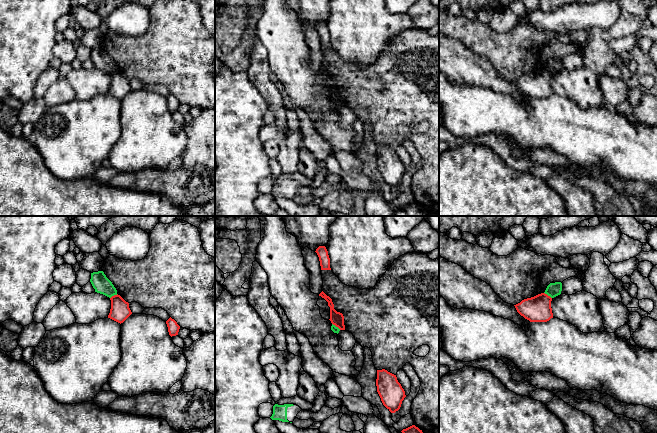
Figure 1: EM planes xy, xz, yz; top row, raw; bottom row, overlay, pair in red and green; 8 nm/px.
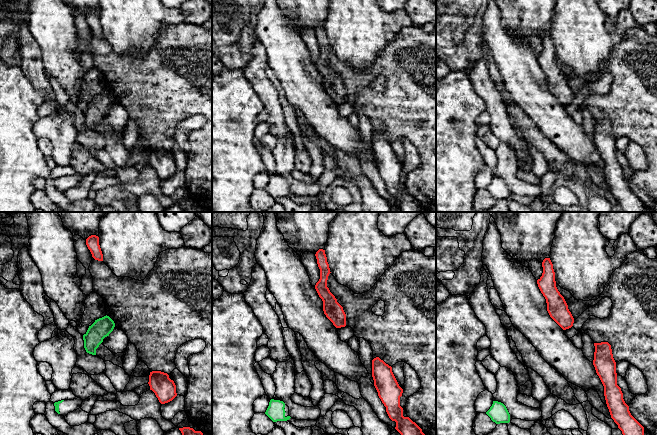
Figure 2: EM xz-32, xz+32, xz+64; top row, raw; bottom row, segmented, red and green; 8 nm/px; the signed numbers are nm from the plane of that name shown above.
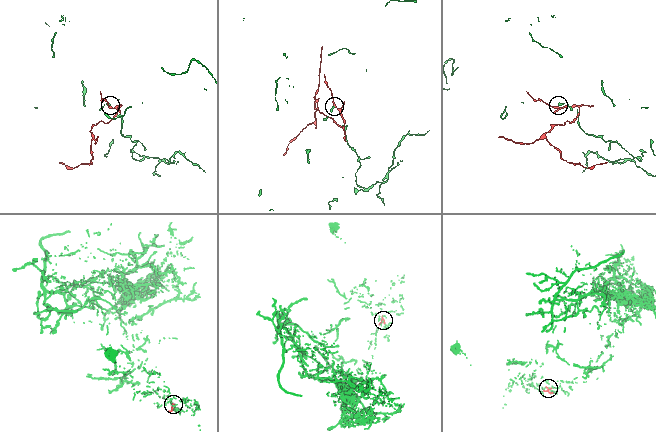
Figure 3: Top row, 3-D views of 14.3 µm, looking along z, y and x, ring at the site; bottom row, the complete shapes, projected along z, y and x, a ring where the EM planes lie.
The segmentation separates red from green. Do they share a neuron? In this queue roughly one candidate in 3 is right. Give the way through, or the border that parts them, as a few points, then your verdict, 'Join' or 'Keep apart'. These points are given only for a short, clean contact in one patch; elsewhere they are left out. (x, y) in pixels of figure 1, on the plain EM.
Keep apart

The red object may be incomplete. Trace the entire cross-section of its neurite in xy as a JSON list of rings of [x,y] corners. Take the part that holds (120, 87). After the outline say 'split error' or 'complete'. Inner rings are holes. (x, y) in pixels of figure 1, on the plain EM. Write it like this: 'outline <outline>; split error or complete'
outline [[[114,71],[110,74],[111,85],[108,94],[123,99],[131,90],[129,79],[126,78],[120,71]]]; complete

